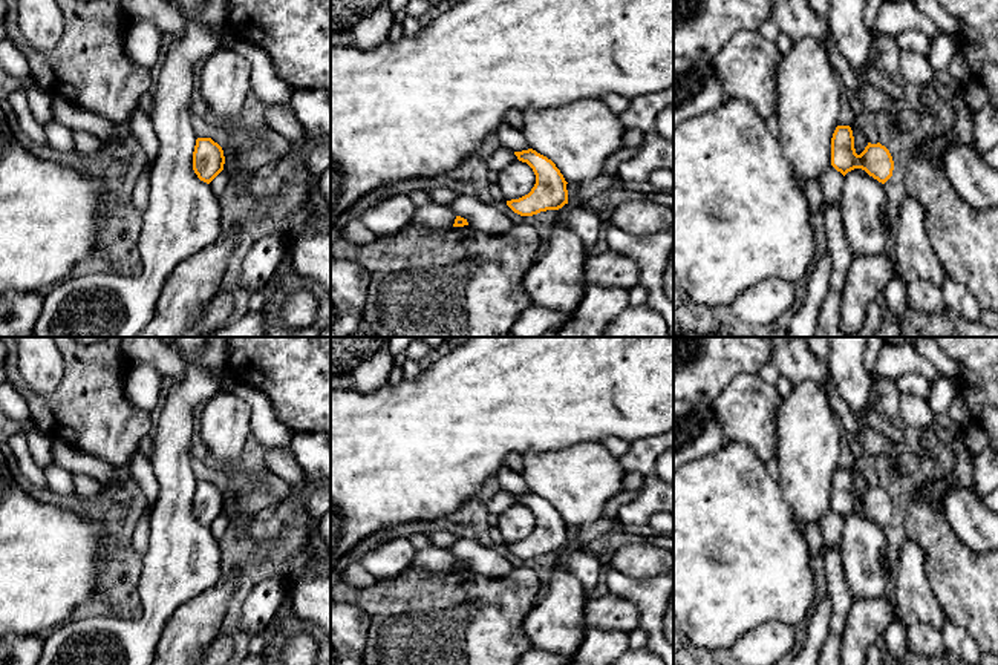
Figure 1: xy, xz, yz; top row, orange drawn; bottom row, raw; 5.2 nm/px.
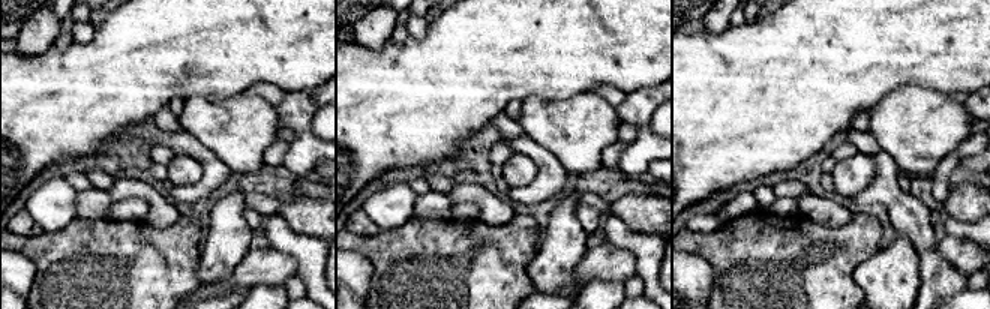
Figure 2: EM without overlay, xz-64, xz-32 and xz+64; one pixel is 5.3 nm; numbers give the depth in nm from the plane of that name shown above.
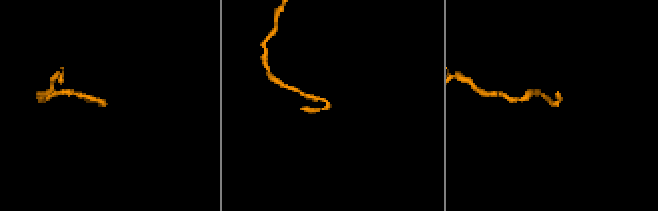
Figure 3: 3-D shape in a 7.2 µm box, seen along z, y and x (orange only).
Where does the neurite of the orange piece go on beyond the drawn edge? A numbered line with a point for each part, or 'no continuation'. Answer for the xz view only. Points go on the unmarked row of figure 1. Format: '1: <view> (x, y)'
1: xz (585, 567)

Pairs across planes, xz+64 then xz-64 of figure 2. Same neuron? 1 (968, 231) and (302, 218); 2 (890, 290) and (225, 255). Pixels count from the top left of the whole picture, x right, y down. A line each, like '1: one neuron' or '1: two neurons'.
1: two neurons
2: one neuron

